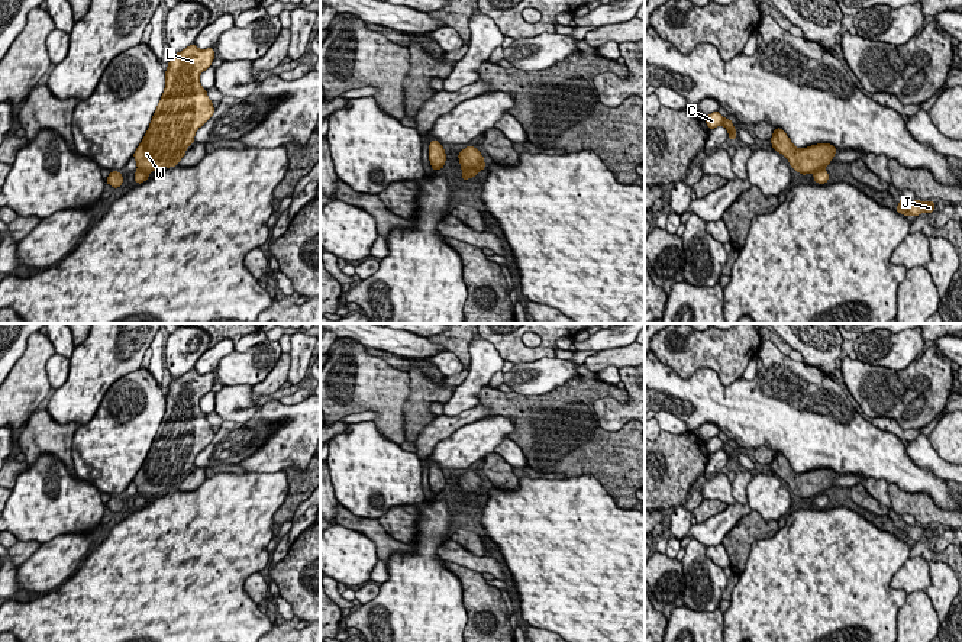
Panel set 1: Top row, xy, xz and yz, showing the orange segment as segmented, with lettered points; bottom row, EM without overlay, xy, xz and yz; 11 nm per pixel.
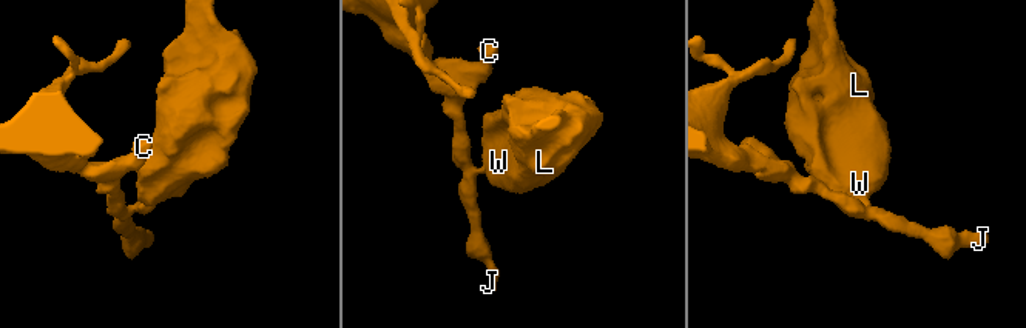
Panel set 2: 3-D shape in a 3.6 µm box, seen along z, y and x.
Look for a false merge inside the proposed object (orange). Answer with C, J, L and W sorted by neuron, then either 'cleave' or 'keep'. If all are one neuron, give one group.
groups C J / L W; cleave

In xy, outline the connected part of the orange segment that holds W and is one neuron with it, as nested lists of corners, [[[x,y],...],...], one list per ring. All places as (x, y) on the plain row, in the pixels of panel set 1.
[[[191,368],[178,378],[172,378],[165,396],[165,414],[146,459],[133,478],[138,494],[152,497],[161,491],[170,493],[178,490],[187,477],[185,472],[194,468],[197,454],[210,445],[216,433],[207,422],[207,414],[200,409],[200,399],[212,391],[213,384],[213,372],[200,375],[196,368]]]

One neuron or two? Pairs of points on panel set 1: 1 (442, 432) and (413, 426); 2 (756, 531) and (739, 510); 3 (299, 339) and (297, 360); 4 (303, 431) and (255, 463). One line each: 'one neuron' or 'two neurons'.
1: two neurons
2: two neurons
3: one neuron
4: one neuron

